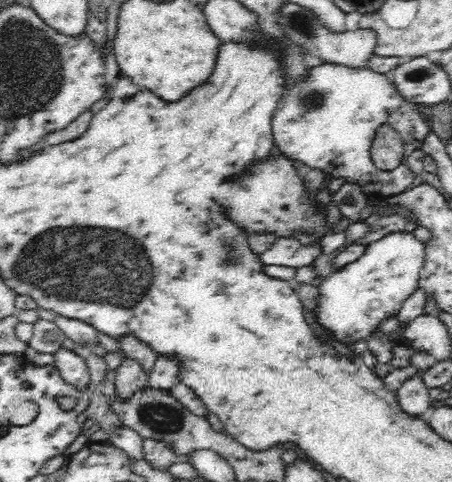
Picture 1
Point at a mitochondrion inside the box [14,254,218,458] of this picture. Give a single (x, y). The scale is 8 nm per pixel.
(161, 417)

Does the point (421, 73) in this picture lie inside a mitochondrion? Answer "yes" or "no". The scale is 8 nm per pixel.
yes

